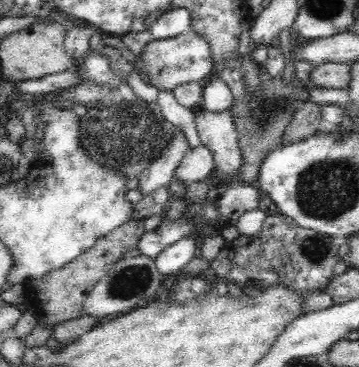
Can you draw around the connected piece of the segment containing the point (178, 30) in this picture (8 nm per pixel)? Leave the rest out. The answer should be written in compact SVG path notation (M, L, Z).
M173 8L151 18L147 30L152 40L167 40L187 32L191 28L190 19L191 14L187 8Z

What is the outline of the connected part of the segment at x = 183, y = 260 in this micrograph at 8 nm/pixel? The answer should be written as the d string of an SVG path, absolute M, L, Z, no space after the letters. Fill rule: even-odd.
M178 239L176 243L161 250L154 258L155 267L161 275L178 273L194 257L194 240Z

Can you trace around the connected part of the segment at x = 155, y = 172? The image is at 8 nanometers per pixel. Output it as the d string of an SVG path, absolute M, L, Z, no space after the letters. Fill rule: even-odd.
M176 127L174 142L168 146L168 150L137 176L136 190L141 195L148 196L168 187L174 169L188 150L184 135Z

